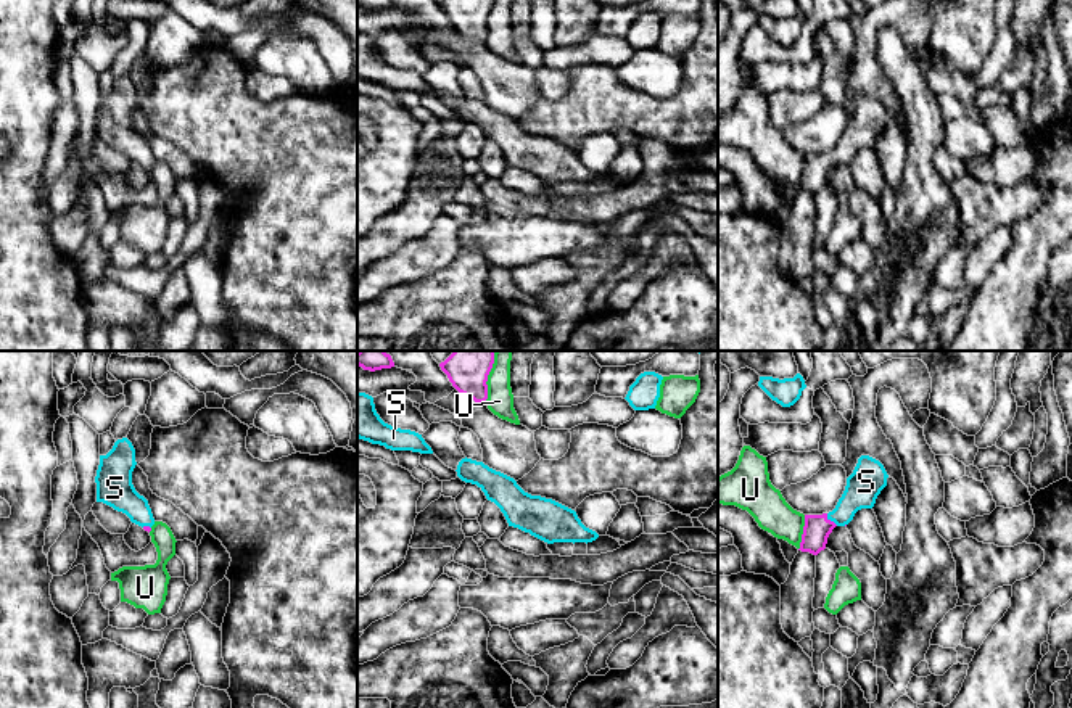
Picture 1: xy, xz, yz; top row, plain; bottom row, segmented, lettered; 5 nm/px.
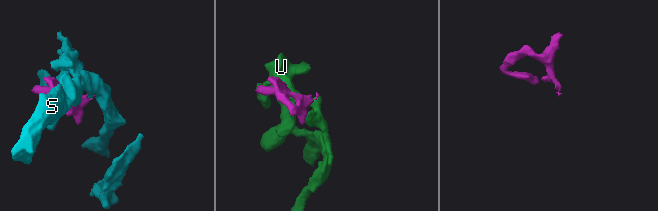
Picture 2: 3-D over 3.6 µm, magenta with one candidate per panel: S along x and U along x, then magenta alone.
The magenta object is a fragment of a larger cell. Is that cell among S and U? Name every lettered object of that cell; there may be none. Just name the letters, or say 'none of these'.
S

